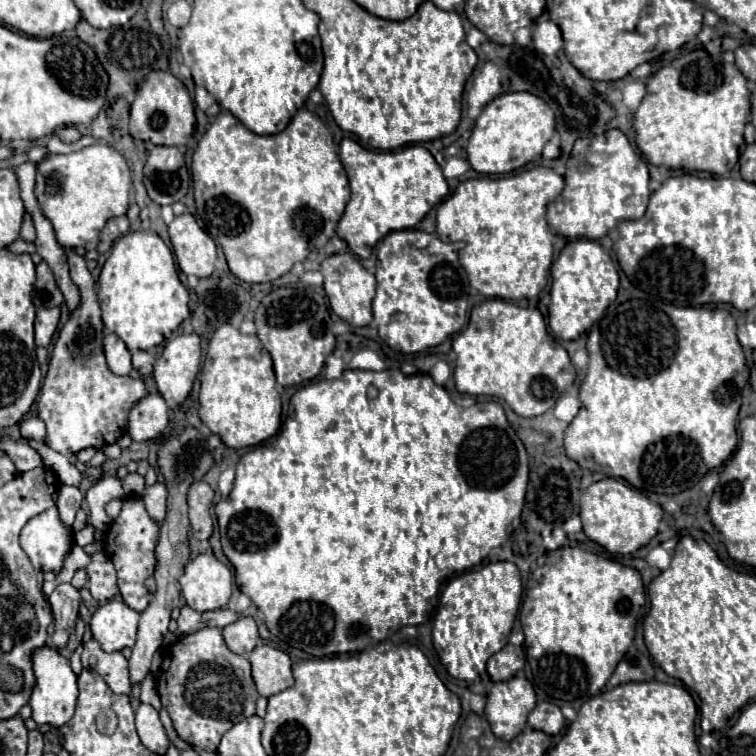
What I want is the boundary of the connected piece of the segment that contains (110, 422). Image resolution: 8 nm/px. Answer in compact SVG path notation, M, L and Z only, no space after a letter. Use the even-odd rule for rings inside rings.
M75 251L69 253L69 271L71 271L71 279L79 289L81 295L81 303L79 307L69 315L67 323L63 325L63 329L59 331L59 337L53 345L53 353L49 359L49 371L43 379L41 385L41 395L37 395L37 413L39 419L45 423L47 427L47 437L45 443L55 449L61 455L75 455L83 449L103 449L105 445L111 445L115 441L119 441L125 433L127 433L127 425L129 425L129 411L145 397L149 395L145 383L141 379L131 379L131 377L119 377L113 375L107 367L105 361L105 351L103 351L103 321L101 321L101 309L97 303L97 291L95 291L95 279L91 275L91 271L85 265L85 259L79 257Z

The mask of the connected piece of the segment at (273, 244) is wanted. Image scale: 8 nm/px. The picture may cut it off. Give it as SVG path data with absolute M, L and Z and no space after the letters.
M299 109L295 113L295 117L291 119L289 127L285 127L285 131L277 133L277 135L257 135L253 131L249 131L233 113L229 111L221 111L215 119L215 123L207 129L207 133L203 135L203 139L199 141L197 149L195 149L195 155L193 155L191 161L191 175L192 175L192 187L194 192L195 204L199 217L203 219L205 223L205 229L209 231L209 235L221 243L221 249L225 253L225 259L227 259L227 265L231 269L231 273L245 281L245 283L269 283L269 281L275 281L279 279L281 275L289 273L291 267L299 261L305 261L309 253L325 247L325 243L335 235L335 227L345 211L345 205L349 201L349 183L347 183L347 175L345 175L345 169L339 161L339 155L337 155L337 147L333 143L333 135L329 133L329 129L323 125L323 121L307 111L307 109Z

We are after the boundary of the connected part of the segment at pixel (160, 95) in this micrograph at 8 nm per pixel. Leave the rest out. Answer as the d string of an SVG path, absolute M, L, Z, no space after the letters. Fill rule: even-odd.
M151 71L131 105L129 131L133 139L149 141L153 145L187 145L195 131L195 107L185 85L169 71Z

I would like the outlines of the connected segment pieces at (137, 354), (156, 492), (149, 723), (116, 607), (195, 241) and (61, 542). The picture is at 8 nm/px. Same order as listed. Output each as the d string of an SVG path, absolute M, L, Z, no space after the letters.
M133 351L133 369L141 375L149 375L155 365L155 355L151 351Z
M155 483L155 485L147 487L141 493L141 497L145 501L149 515L155 521L163 521L165 519L165 507L167 507L167 487L165 487L165 483Z
M145 703L139 705L139 709L135 711L135 725L137 725L137 733L139 733L141 743L149 751L153 751L157 755L167 753L169 739L163 729L163 723L159 719L159 713L151 705L145 705Z
M107 601L101 605L91 619L93 639L97 639L103 651L121 651L123 647L133 647L137 637L139 613L133 611L123 601Z
M183 213L169 225L169 237L173 243L173 253L185 275L209 277L215 269L217 245L199 227L191 213Z
M47 509L29 519L21 531L21 547L35 569L59 571L63 559L71 551L73 535L59 521L57 509Z

